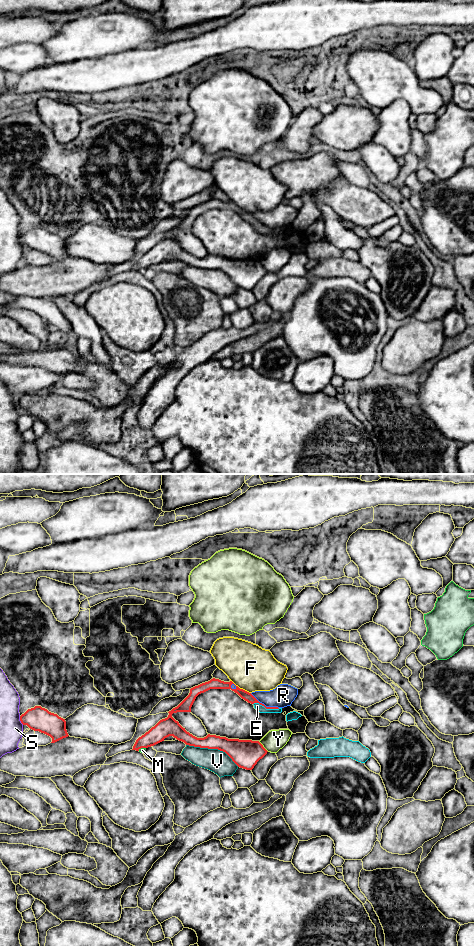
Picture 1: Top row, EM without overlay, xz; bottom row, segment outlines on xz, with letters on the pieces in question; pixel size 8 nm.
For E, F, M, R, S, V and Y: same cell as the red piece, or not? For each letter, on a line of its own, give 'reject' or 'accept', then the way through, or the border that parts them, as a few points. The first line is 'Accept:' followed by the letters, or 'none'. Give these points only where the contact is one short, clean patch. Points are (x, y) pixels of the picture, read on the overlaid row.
Accept: none
E: reject
F: reject
M: reject
R: reject | along xz (250, 693), (266, 706), (276, 706), (278, 708)
S: reject
V: reject
Y: reject

